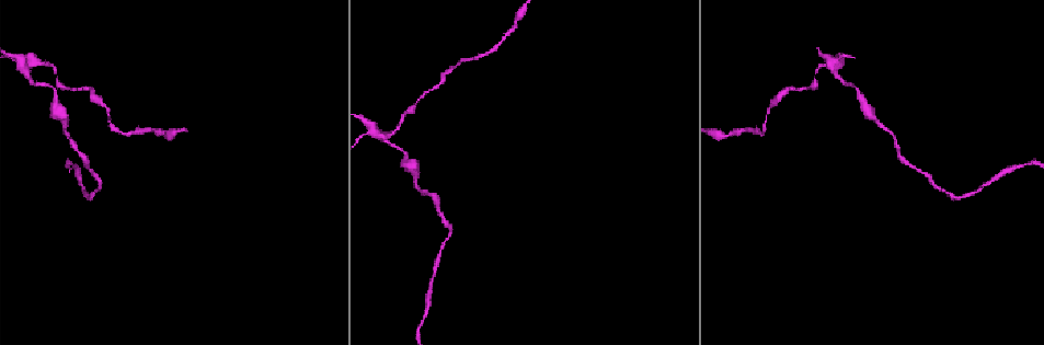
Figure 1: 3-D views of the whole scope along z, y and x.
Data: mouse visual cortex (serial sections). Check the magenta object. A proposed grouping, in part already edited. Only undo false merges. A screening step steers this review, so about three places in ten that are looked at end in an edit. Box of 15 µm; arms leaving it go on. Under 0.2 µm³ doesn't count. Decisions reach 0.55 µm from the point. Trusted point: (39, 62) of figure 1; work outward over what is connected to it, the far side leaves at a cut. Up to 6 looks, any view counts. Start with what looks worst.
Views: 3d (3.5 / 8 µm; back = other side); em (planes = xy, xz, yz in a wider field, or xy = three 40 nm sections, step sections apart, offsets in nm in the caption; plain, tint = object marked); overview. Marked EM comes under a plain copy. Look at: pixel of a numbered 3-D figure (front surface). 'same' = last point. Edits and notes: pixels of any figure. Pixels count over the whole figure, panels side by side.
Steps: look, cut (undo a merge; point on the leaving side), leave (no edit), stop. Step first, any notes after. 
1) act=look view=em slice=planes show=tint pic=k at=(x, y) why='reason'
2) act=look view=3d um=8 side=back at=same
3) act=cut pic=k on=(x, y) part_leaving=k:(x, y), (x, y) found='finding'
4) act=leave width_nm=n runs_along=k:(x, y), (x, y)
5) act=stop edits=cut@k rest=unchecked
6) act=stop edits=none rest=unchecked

act=look view=3d um=3.5 side=back pic=1 at=(405, 115) why='sharp bend'

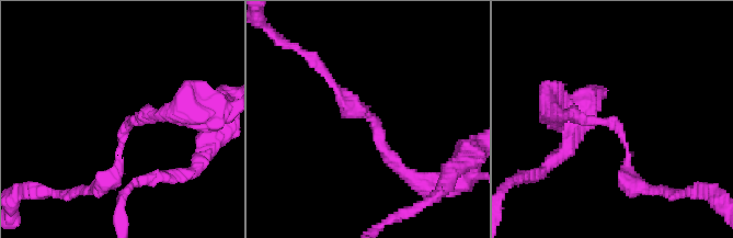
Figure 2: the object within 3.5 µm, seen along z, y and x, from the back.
act=look view=em slice=xy step=1 show=tint pic=2 at=(617, 126) arm_widths_nm=200,200

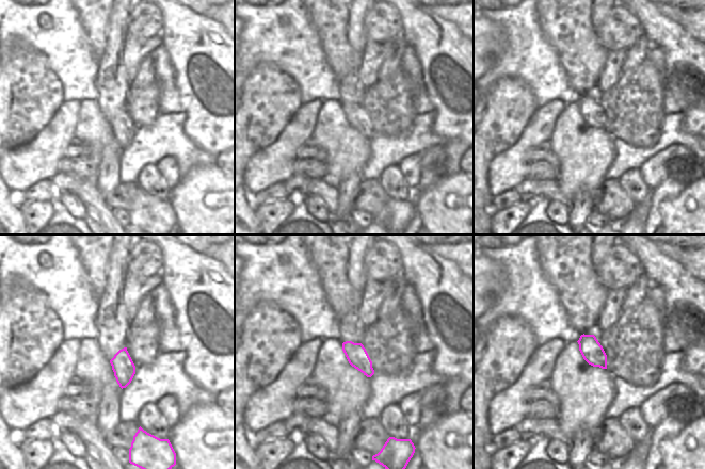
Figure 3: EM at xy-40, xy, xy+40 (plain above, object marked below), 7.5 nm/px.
act=leave runs_along=2:(562, 114), (616, 124), (636, 184) found='one cell here'

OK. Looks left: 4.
act=look view=3d um=3.5 pic=1 at=(363, 135) why='four arms meet'

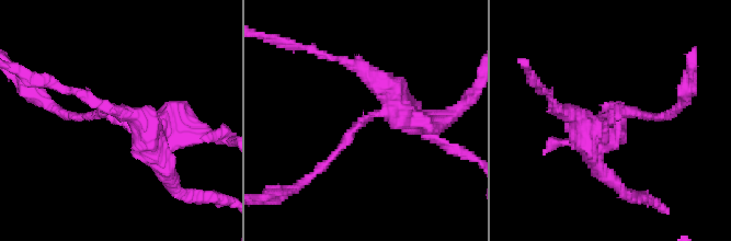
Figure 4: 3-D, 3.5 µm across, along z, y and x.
act=look view=em slice=xy step=3 show=tint pic=4 at=(607, 125) why='need the tissue'

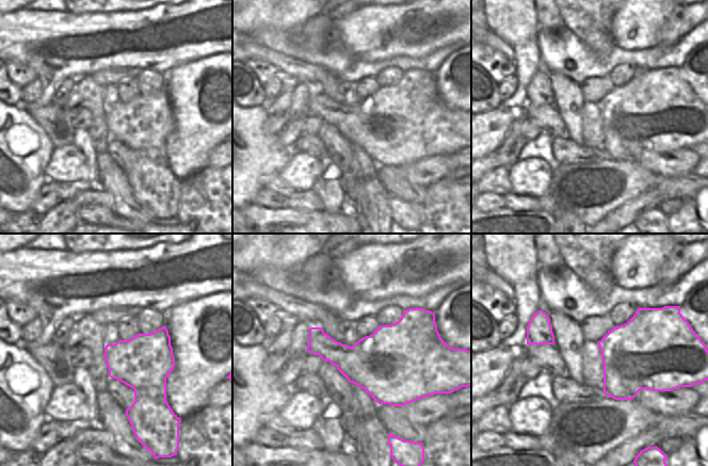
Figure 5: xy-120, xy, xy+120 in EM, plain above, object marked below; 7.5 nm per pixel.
act=cut pic=4 on=(364, 75) found='two cells meet here'

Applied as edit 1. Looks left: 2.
act=stop edits=cut@4 rest=unchecked

